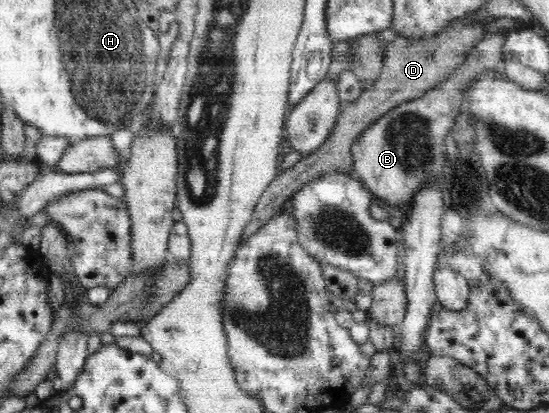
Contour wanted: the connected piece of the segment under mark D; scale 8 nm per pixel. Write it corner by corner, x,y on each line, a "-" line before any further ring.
485,21
477,25
465,23
463,27
460,27
461,24
458,23
453,27
443,29
437,35
424,38
405,38
405,36
398,35
385,49
385,57
377,81
371,88
361,93
359,99
343,106
343,110
334,123
331,135
317,149
304,153
296,164
278,173
265,188
247,227
243,229
240,242
249,239
249,235
257,233
269,219
281,213
283,203
291,199
296,191
310,181
319,179
329,171
352,173
354,165
351,145
357,141
357,137
397,105
419,98
429,89
436,88
439,82
446,80
454,70
460,67
467,53
486,36
485,25

